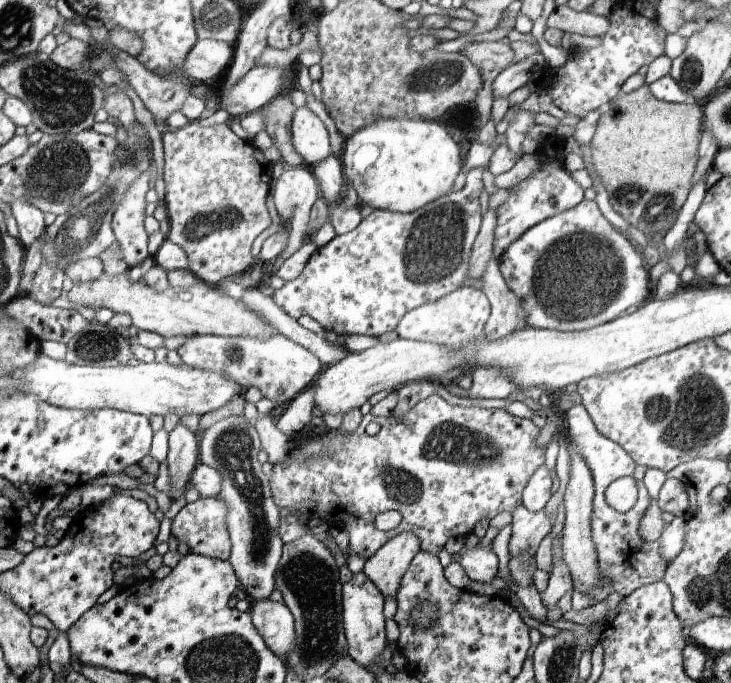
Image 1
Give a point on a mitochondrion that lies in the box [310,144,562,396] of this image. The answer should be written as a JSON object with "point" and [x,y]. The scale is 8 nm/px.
{"point":[433,250]}

